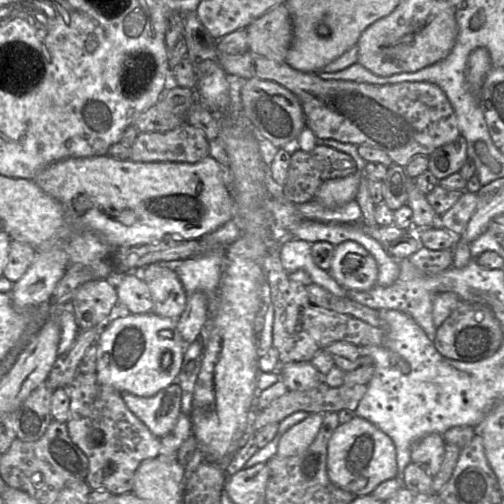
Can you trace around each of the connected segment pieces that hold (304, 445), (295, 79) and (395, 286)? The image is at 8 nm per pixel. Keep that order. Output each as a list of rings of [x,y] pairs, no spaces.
[[[312,413],[292,426],[281,436],[276,455],[292,457],[305,452],[317,437],[323,418],[323,413]]]
[[[217,50],[217,56],[225,72],[232,78],[247,80],[250,78],[258,78],[262,80],[271,80],[291,91],[298,99],[302,106],[305,125],[312,130],[316,137],[319,139],[334,139],[342,143],[350,143],[356,146],[367,145],[379,150],[384,151],[394,162],[394,164],[405,167],[409,161],[416,155],[429,156],[437,148],[454,141],[459,135],[457,117],[454,109],[446,96],[445,92],[436,84],[429,82],[402,82],[396,84],[376,85],[362,82],[346,81],[346,80],[323,80],[319,77],[318,73],[308,73],[295,70],[291,68],[286,61],[276,61],[269,59],[262,55],[256,54],[247,50],[243,54],[230,55],[221,53]]]
[[[420,246],[415,253],[398,261],[398,263],[400,275],[393,284],[389,286],[375,284],[365,291],[345,290],[346,296],[373,309],[397,310],[409,315],[433,341],[437,329],[432,318],[434,296],[448,291],[452,291],[457,295],[461,294],[463,279],[456,273],[452,273],[452,269],[436,276],[430,276],[453,266],[453,250],[448,248],[438,251]]]

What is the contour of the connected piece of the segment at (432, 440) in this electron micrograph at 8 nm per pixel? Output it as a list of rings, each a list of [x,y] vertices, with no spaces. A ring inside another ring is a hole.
[[[432,433],[413,444],[411,462],[421,466],[433,478],[441,468],[444,452],[445,442],[442,435]]]

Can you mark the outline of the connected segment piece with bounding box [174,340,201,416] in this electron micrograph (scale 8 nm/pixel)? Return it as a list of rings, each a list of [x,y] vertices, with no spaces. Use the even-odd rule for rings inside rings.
[[[197,340],[188,345],[182,368],[174,383],[182,390],[181,413],[190,416],[193,394],[198,374],[201,368],[201,346]]]

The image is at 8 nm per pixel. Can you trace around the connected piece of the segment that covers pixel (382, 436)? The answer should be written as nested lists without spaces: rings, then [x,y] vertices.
[[[354,415],[349,422],[340,424],[332,434],[328,443],[327,474],[340,489],[356,497],[366,496],[382,482],[395,478],[397,471],[396,449],[392,439],[371,422]]]

